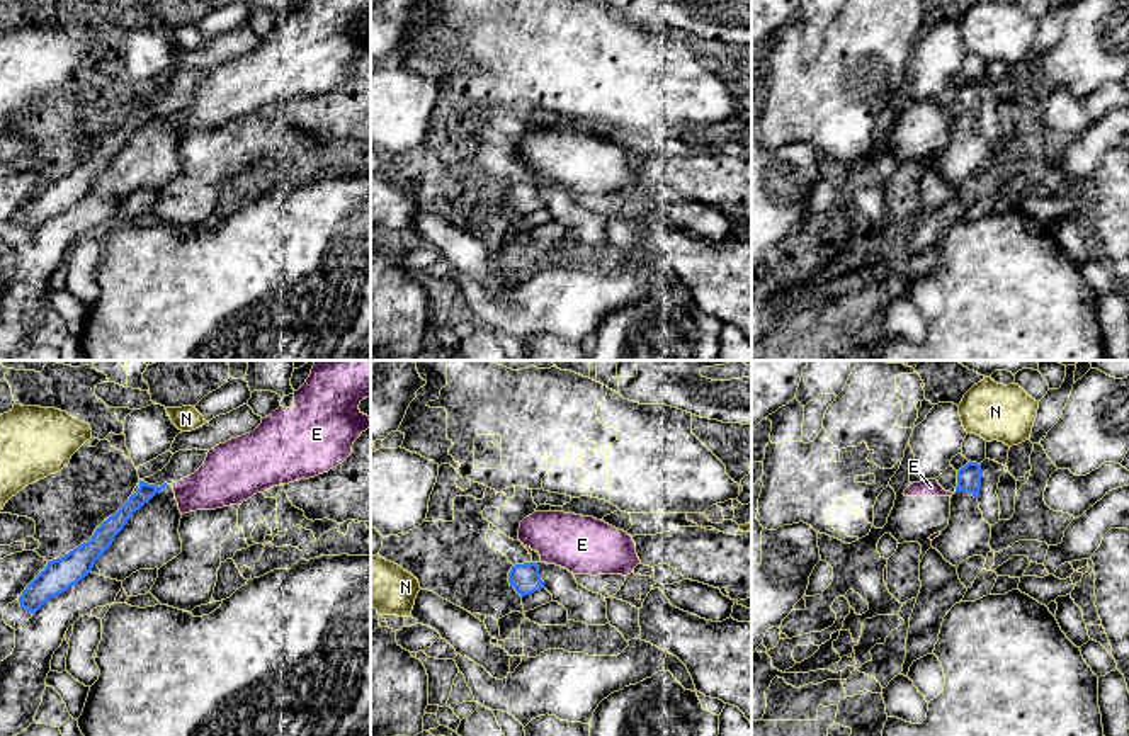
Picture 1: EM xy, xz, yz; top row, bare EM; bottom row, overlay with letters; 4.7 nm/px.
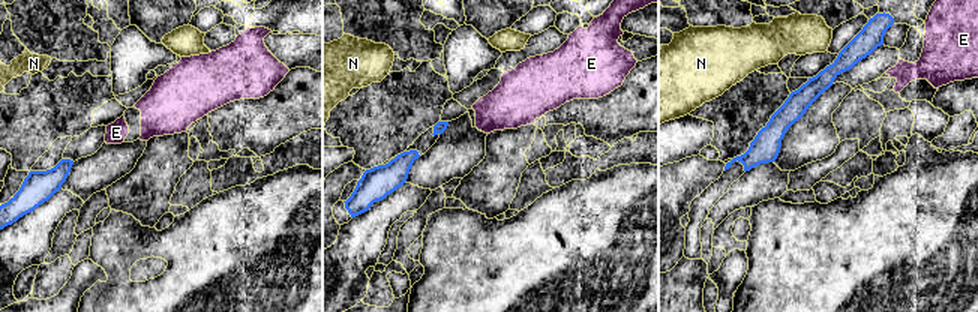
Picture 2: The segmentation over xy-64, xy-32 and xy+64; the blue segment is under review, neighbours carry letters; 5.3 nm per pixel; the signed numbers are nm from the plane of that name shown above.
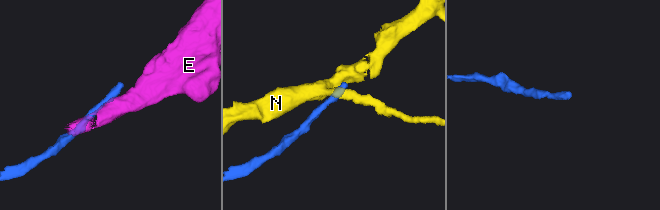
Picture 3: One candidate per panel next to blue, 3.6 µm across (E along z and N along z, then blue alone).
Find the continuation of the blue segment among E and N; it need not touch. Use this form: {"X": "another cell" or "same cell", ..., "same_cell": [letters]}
{"E": "another cell", "N": "another cell", "same_cell": []}

